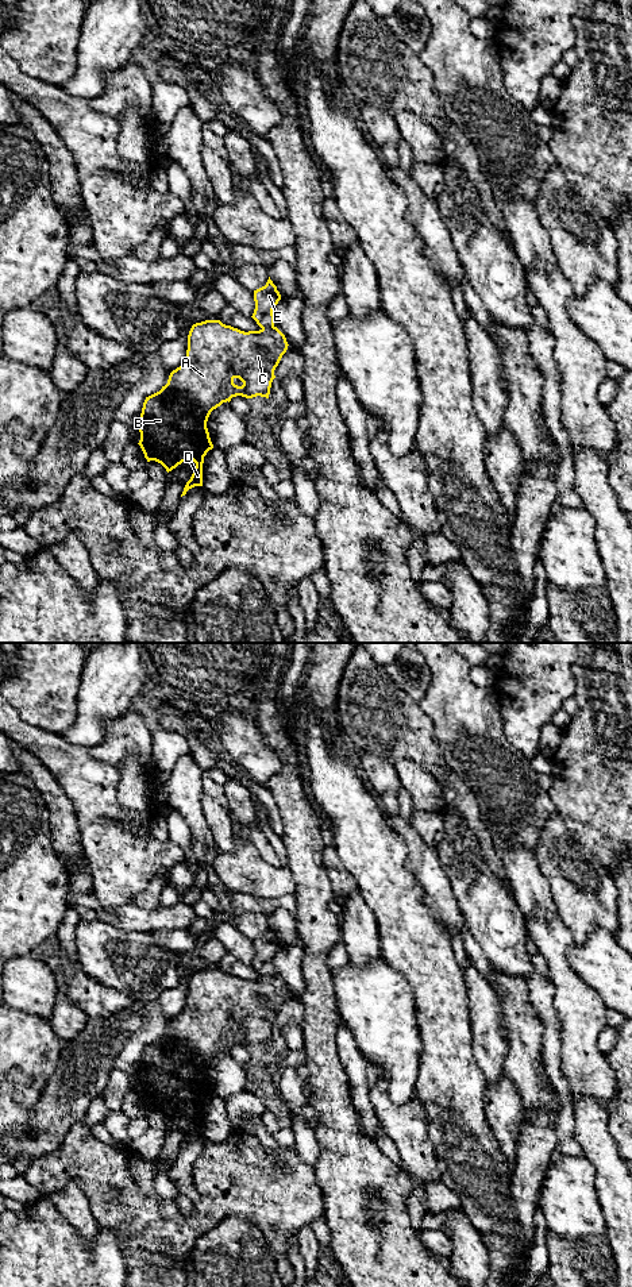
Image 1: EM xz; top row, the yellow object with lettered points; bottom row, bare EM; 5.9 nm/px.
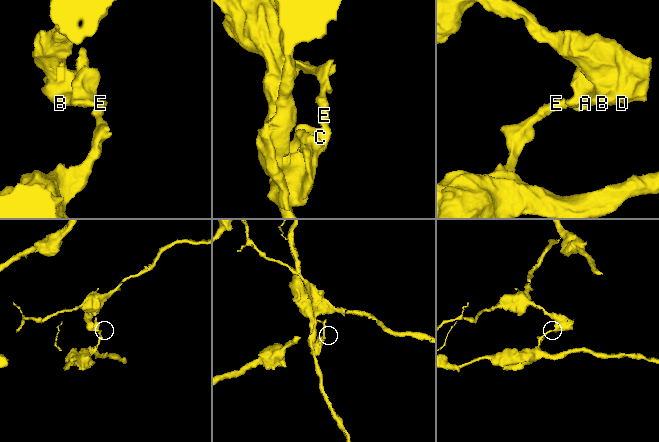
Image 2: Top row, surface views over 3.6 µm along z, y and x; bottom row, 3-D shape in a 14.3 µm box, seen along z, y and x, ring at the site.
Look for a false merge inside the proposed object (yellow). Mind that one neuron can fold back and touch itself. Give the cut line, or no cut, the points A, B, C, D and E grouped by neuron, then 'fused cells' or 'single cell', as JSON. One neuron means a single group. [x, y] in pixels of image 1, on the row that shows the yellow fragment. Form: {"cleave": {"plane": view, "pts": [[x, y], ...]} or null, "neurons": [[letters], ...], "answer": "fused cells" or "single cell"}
{"cleave": {"plane": "xz", "pts": [[273, 326], [262, 328]]}, "neurons": [["A", "B", "C", "D"], ["E"]], "answer": "fused cells"}

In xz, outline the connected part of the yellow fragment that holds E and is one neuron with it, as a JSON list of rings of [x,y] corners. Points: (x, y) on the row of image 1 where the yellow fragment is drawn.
[[[270,277],[265,286],[254,290],[255,309],[251,317],[261,328],[274,327],[273,309],[275,308],[280,300],[281,294],[277,290],[277,286],[270,280]]]

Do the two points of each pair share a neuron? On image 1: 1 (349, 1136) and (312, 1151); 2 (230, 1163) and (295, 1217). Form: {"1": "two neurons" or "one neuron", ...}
{"1": "two neurons", "2": "one neuron"}

